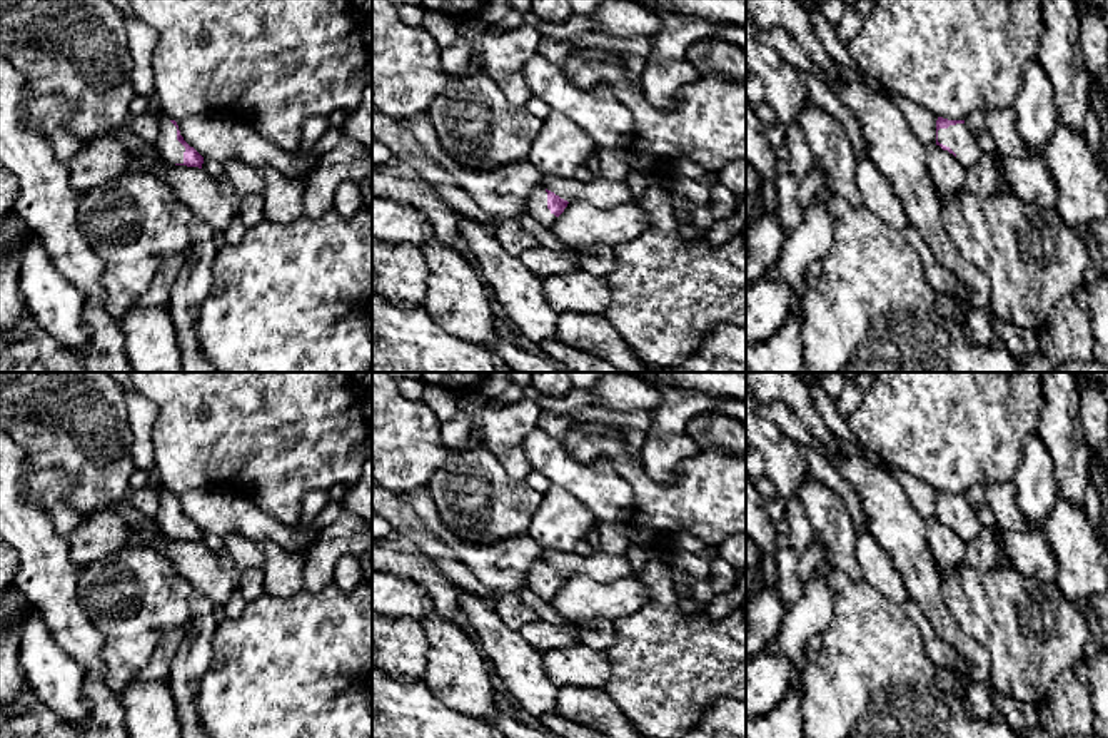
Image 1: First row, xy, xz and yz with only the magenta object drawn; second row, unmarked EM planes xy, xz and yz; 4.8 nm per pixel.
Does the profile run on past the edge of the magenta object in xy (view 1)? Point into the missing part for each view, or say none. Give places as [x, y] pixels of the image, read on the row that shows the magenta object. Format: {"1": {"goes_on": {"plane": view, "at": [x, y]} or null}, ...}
{"1": {"goes_on": {"plane": "xy", "at": [171, 149]}}}

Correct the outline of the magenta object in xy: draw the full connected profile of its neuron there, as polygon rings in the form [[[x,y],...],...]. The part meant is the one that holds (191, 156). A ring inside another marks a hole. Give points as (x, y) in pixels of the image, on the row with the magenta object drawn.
[[[162,112],[154,115],[159,120],[157,149],[162,159],[169,164],[202,169],[204,157],[184,140],[177,122]]]

